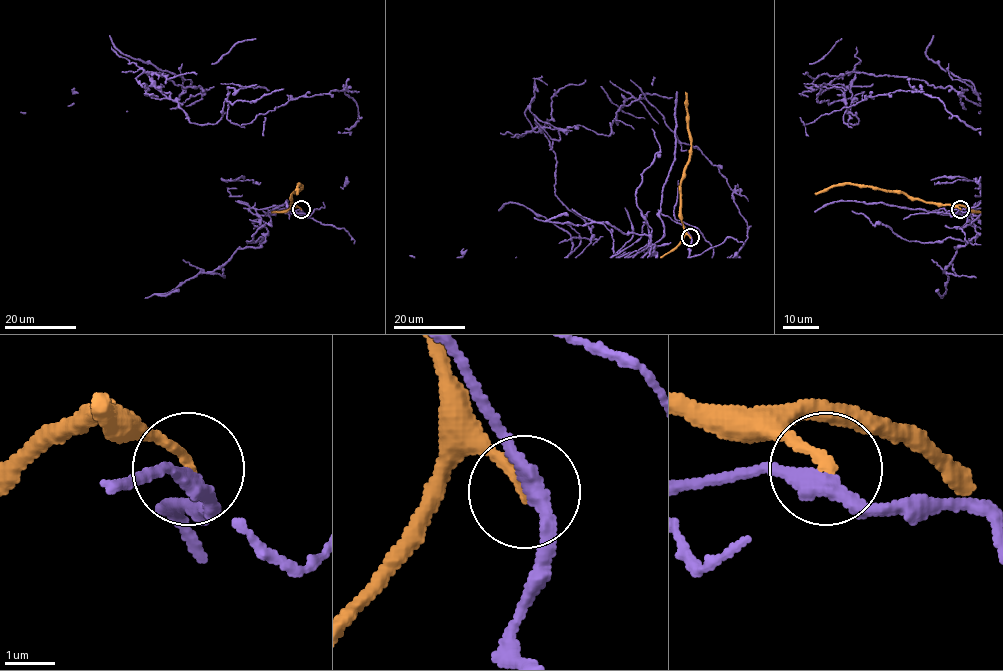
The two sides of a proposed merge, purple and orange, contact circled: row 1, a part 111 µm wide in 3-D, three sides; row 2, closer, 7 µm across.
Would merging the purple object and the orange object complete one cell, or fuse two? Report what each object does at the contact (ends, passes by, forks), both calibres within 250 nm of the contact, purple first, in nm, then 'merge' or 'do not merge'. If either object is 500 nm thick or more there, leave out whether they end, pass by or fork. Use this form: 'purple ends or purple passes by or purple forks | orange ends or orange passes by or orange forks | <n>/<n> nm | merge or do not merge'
purple passes by | orange ends | 300/200 nm | do not merge

